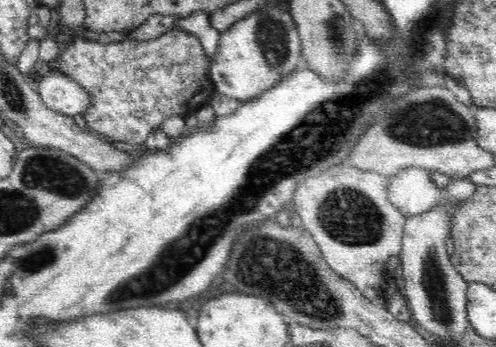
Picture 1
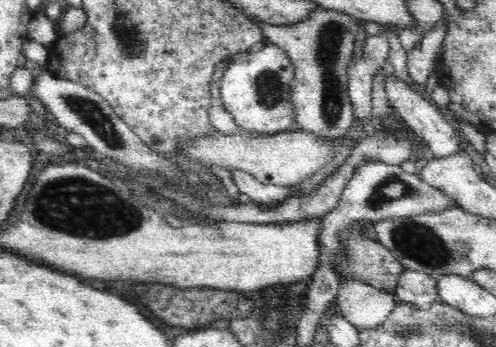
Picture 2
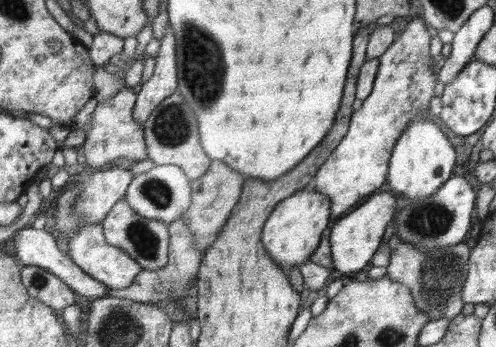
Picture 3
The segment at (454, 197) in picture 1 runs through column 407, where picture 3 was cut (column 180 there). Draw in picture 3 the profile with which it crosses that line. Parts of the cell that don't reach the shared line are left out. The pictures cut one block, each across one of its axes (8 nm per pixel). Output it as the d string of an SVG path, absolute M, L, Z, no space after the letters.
M153 164L151 170L137 174L131 178L123 200L129 204L129 208L139 214L143 220L155 220L155 222L163 222L163 224L171 224L175 220L179 220L191 200L191 190L189 190L189 180L183 176L183 172L179 170L179 166L173 164Z

